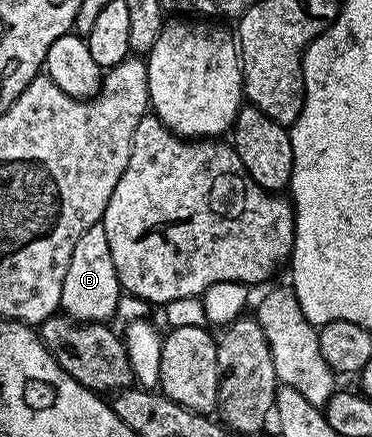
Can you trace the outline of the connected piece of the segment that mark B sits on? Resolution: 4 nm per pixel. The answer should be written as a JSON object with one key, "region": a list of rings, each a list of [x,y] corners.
{"region":[[[104,225],[87,228],[79,240],[75,240],[75,252],[71,252],[71,264],[67,264],[67,276],[63,276],[61,310],[75,322],[108,323],[123,299],[123,291],[115,264],[111,260],[111,244],[107,244]]]}

